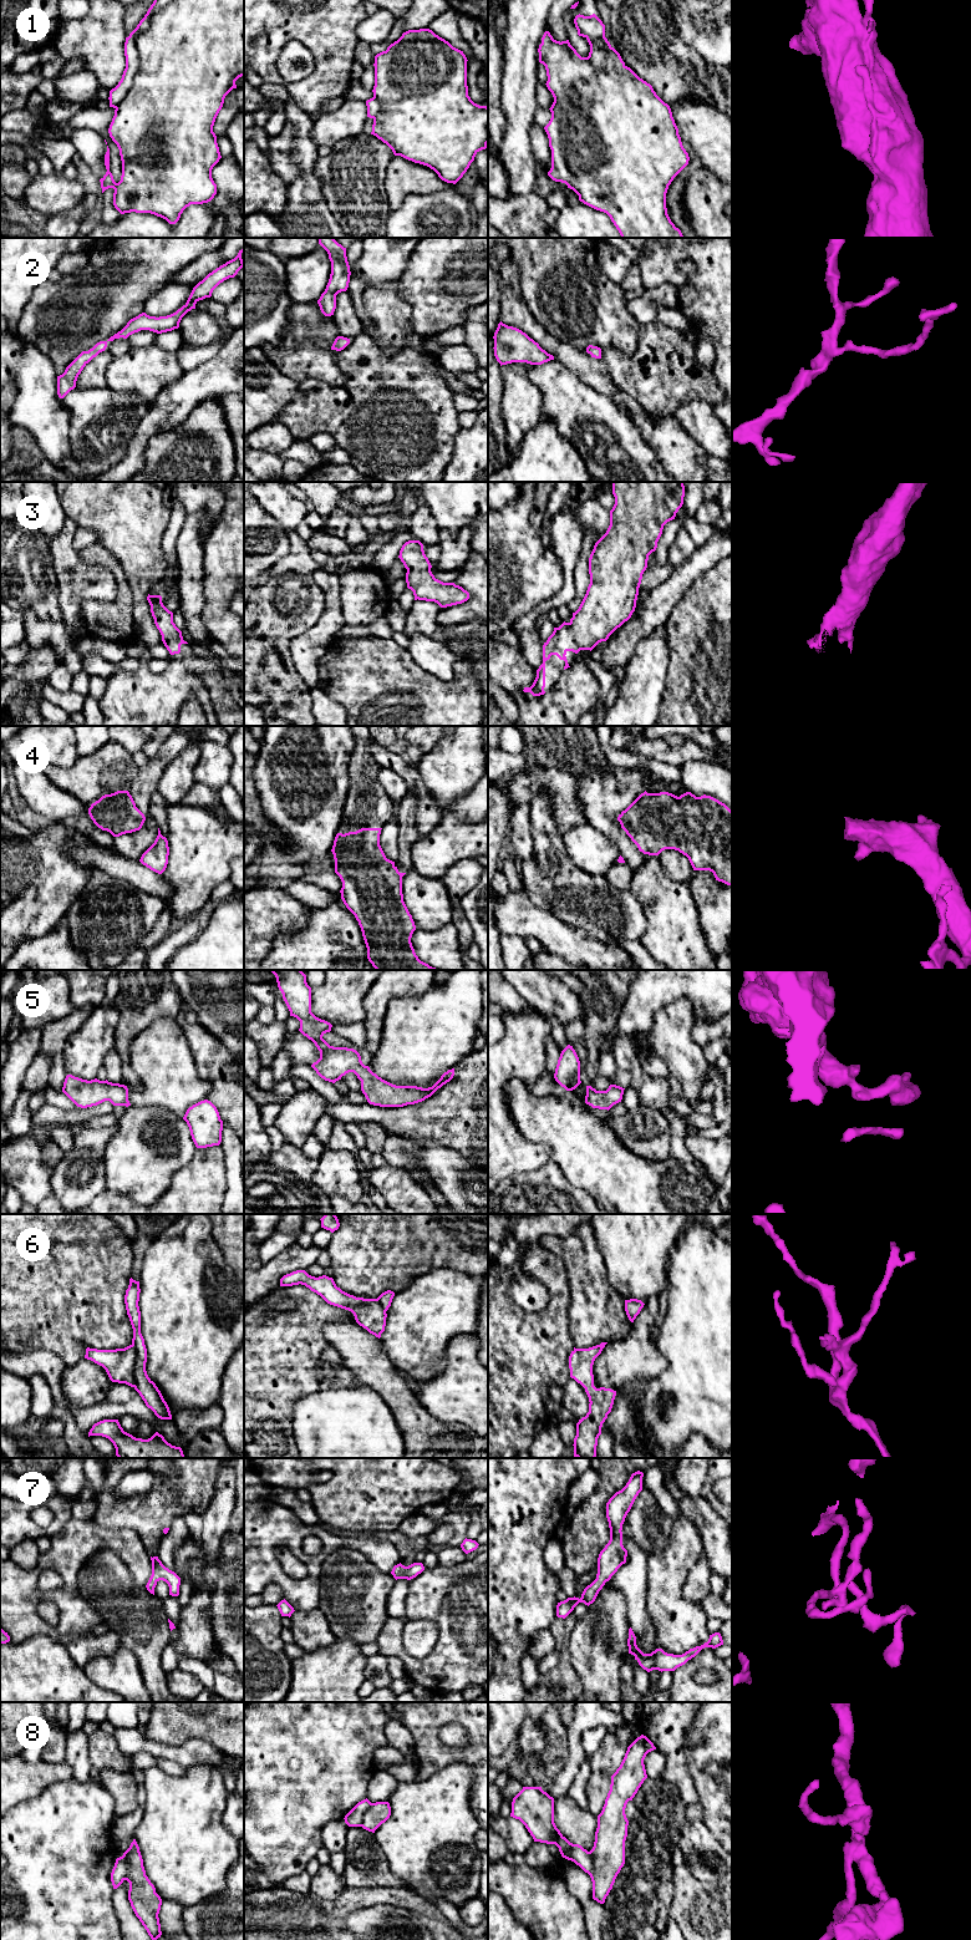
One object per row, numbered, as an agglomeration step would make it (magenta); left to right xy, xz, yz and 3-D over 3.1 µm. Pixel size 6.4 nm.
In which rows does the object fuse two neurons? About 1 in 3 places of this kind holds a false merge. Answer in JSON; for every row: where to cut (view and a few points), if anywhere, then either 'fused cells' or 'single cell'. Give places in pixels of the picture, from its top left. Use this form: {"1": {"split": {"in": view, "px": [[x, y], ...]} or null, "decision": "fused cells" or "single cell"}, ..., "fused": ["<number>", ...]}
{"1": {"split": null, "decision": "single cell"}, "2": {"split": null, "decision": "single cell"}, "3": {"split": null, "decision": "single cell"}, "4": {"split": null, "decision": "single cell"}, "5": {"split": null, "decision": "single cell"}, "6": {"split": null, "decision": "single cell"}, "7": {"split": null, "decision": "single cell"}, "8": {"split": {"in": "xy", "px": [[125, 1852], [128, 1859], [128, 1869], [123, 1879]]}, "decision": "fused cells"}, "fused": ["8"]}

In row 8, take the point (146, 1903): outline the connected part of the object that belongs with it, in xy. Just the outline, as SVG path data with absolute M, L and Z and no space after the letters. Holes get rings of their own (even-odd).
M133 1839L124 1853L129 1862L124 1879L129 1883L128 1900L136 1916L139 1919L151 1939L157 1940L162 1935L158 1918L162 1899L146 1875L143 1859L136 1839Z

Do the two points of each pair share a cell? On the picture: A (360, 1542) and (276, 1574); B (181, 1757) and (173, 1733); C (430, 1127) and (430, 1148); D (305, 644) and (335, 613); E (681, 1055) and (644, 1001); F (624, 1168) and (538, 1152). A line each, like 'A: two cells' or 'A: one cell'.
A: one cell
B: two cells
C: two cells
D: one cell
E: two cells
F: two cells

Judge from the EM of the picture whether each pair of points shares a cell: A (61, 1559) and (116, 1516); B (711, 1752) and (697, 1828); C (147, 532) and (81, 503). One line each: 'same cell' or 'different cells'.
A: different cells
B: different cells
C: same cell

